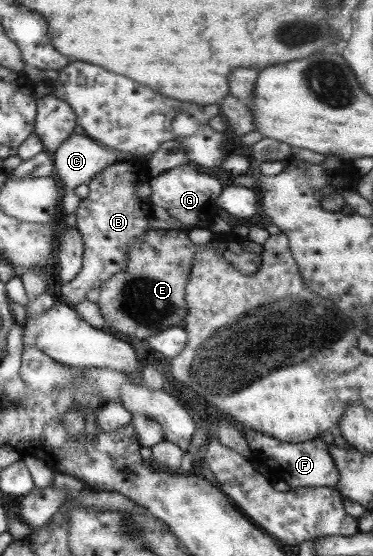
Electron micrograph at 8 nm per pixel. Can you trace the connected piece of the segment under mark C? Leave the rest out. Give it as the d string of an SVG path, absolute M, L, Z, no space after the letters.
M79 131L73 132L73 134L67 137L67 140L63 141L52 155L53 171L54 175L61 184L62 196L60 198L60 204L58 207L59 217L70 214L75 211L79 200L75 200L72 195L76 186L89 182L89 179L94 175L107 168L111 163L115 162L115 154L112 150L109 150L102 146L100 143L96 143L89 137L81 134Z

